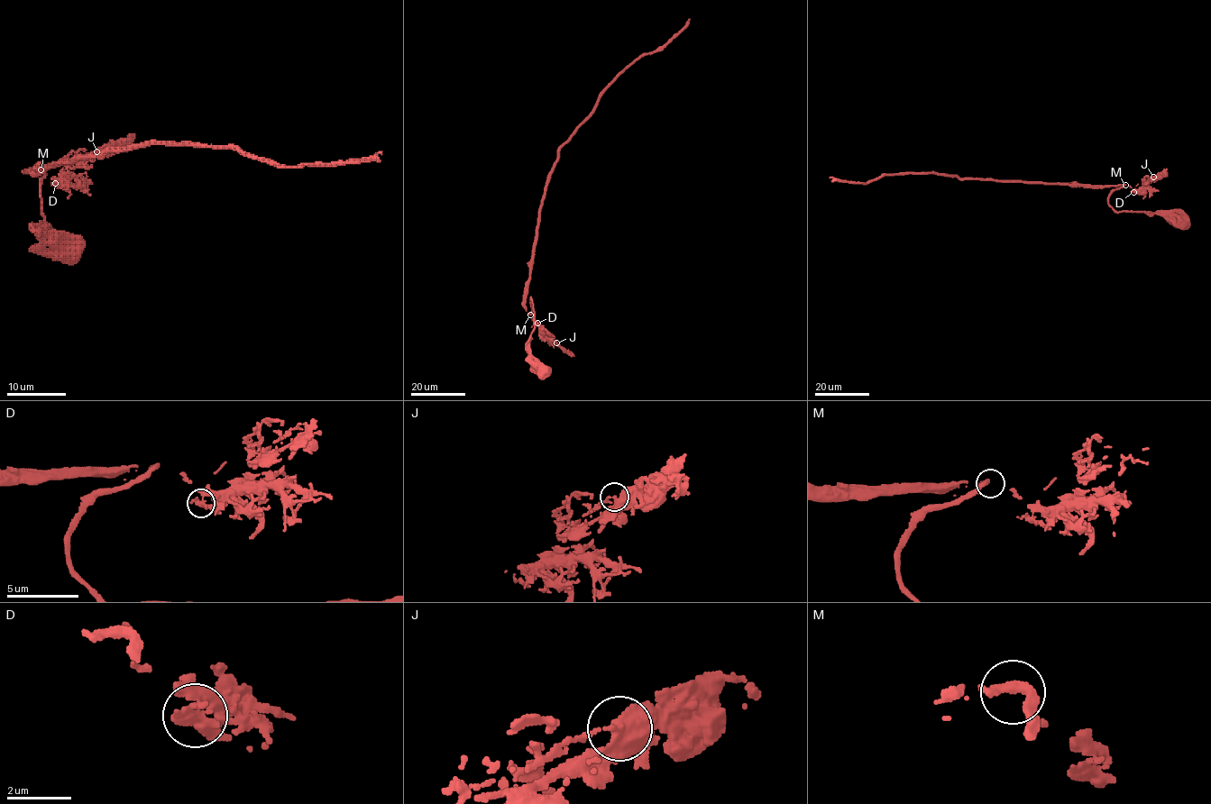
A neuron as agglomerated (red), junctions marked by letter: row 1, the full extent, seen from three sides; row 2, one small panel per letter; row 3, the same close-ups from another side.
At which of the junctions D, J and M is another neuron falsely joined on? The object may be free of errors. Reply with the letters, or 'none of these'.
D

